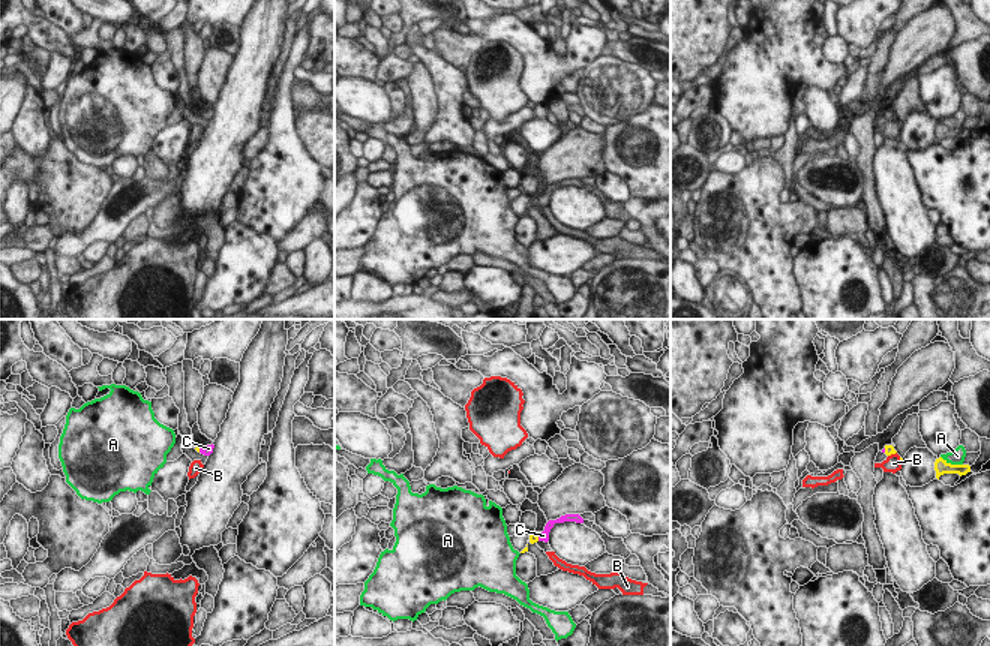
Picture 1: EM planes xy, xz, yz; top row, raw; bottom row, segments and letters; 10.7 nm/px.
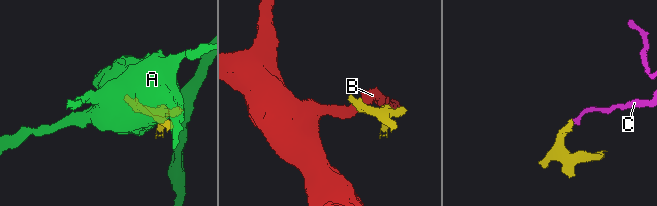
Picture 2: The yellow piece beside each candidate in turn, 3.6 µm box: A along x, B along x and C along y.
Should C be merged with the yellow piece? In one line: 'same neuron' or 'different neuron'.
same neuron

